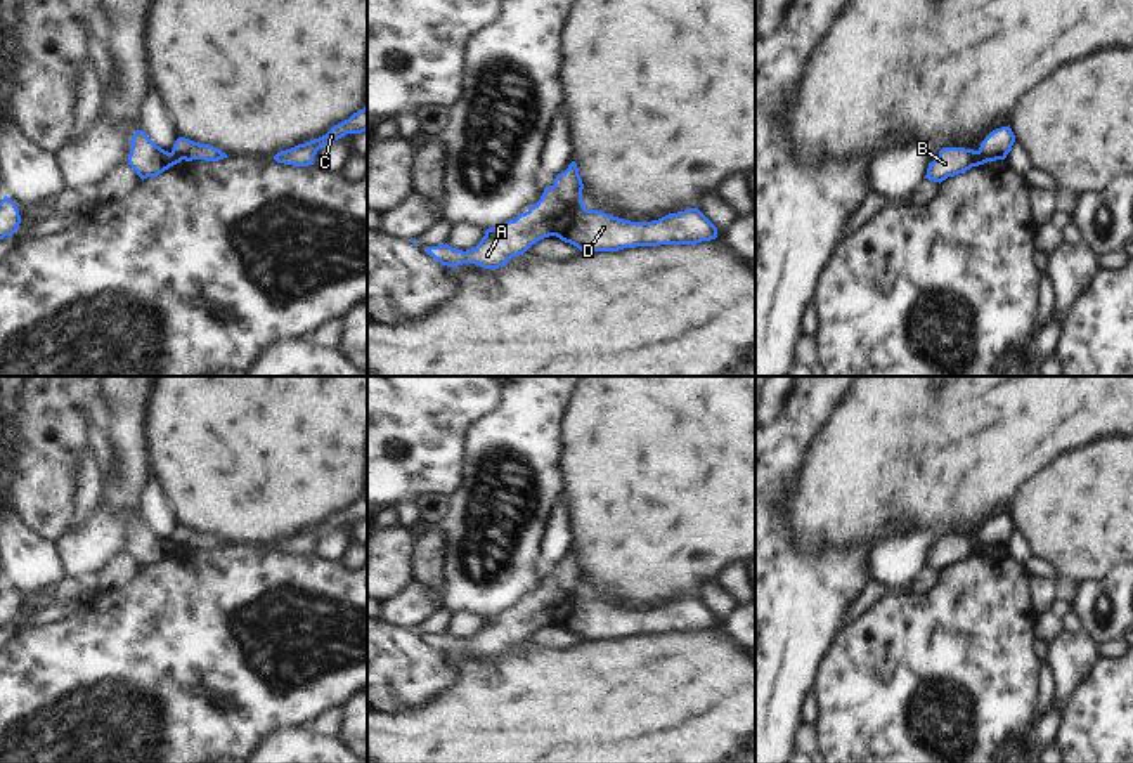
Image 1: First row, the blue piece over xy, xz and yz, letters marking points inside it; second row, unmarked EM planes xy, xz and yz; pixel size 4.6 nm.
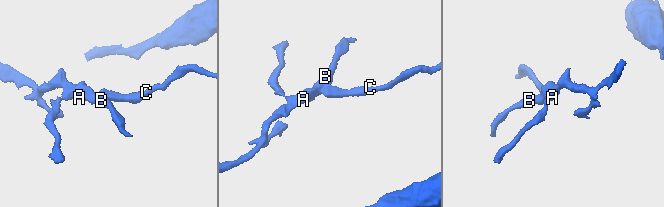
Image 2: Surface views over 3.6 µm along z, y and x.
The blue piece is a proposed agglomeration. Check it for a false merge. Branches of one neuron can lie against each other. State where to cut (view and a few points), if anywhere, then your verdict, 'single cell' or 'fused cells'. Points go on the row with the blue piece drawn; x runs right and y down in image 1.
cut in xz along (582, 203), (569, 208), (555, 222), (553, 234); fused cells

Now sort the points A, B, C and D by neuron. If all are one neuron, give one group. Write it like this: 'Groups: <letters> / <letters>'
Groups: A B / C D

